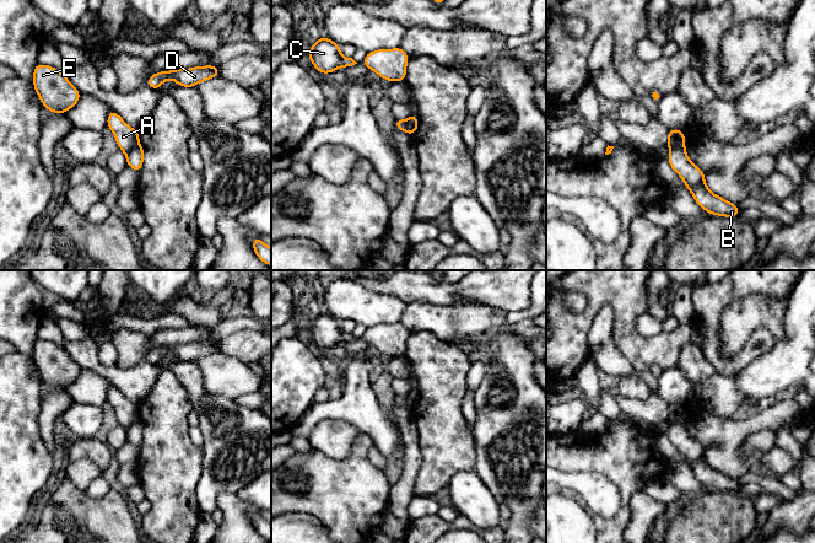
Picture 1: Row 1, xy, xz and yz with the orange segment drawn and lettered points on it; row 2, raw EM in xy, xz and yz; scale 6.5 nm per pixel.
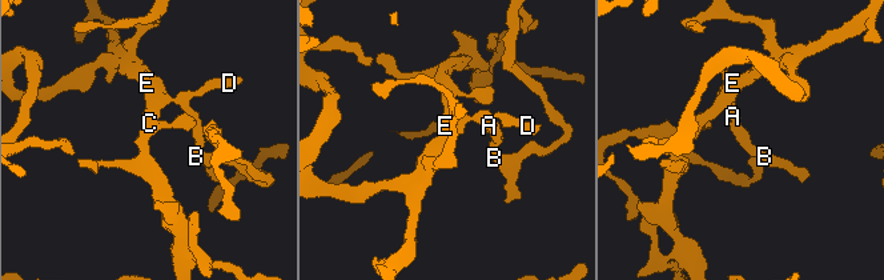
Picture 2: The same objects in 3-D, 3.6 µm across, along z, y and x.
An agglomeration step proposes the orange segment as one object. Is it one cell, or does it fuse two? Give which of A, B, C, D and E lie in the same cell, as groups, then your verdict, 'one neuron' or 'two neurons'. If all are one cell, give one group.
A C D E / B | two neurons

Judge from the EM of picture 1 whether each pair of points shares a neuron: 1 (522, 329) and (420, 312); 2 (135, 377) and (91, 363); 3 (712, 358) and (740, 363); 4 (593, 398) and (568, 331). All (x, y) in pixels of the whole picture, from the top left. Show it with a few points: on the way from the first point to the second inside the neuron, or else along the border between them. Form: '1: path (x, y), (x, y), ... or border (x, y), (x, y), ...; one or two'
1: border (514, 326), (513, 331), (528, 339); two
2: path (124, 377), (118, 377), (102, 370); one
3: path (719, 363), (733, 363); one
4: border (588, 359), (573, 375); two

